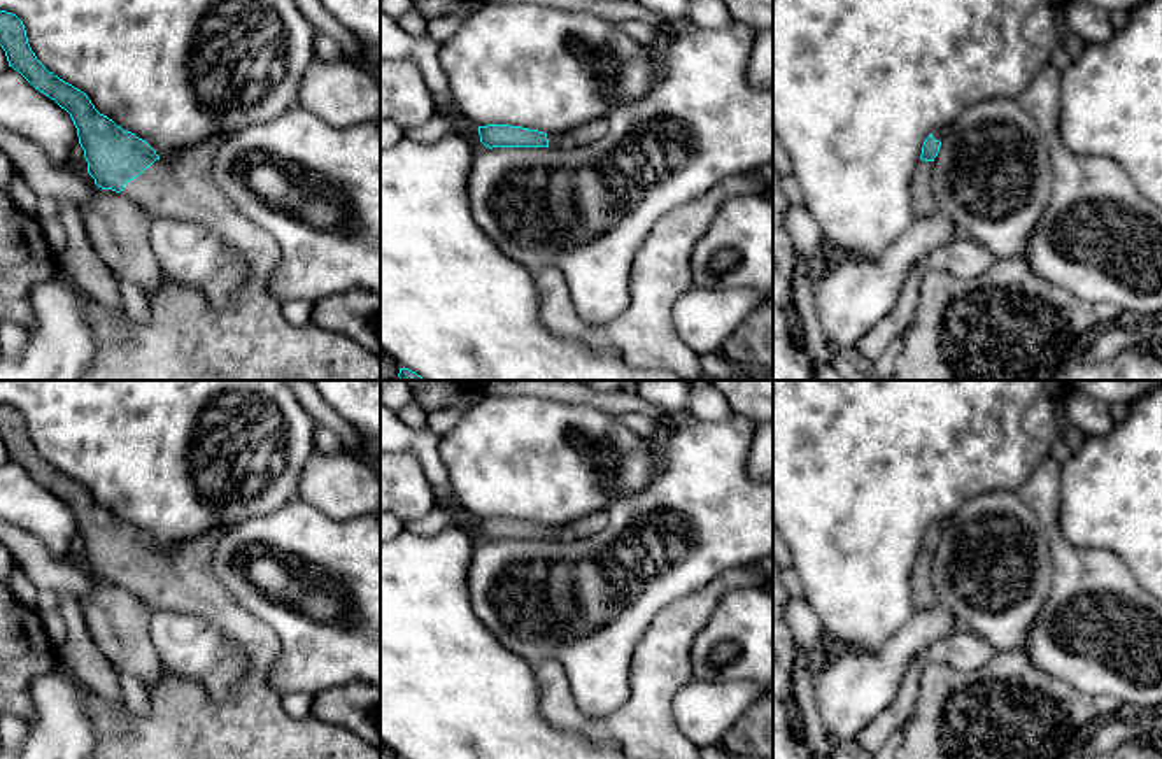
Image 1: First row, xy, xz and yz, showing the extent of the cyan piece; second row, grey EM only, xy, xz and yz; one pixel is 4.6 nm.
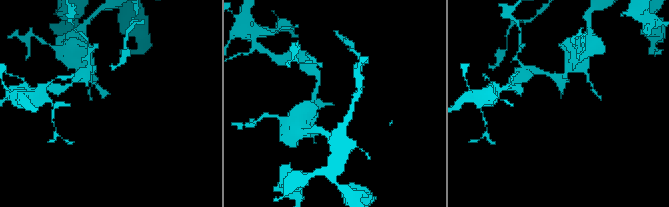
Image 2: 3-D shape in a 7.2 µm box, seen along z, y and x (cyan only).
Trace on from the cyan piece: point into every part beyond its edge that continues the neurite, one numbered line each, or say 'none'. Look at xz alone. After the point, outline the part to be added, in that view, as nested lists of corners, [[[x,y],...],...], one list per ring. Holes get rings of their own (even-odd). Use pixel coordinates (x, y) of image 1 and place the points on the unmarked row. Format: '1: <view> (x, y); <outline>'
1: xz (582, 528); [[[603,510],[580,517],[564,526],[547,526],[547,533],[549,533],[549,540],[556,540],[556,542],[585,540],[605,529],[608,522],[610,522],[610,512]]]

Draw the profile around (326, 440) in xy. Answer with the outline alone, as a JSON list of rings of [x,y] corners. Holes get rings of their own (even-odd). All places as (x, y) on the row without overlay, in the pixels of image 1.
[[[315,422],[314,436],[315,436],[315,449],[321,452],[335,454],[344,450],[340,438],[331,429],[328,429],[319,422]]]

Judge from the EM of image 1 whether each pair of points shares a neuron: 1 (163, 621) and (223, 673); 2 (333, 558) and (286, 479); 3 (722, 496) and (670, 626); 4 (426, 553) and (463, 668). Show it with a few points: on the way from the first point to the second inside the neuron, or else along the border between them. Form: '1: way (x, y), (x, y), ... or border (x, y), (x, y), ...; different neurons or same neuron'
1: way (177, 635), (209, 659); same neuron
2: border (297, 496), (260, 516); different neurons
3: border (719, 575), (700, 589), (668, 602), (651, 621); different neurons
4: way (426, 581), (426, 631), (435, 640); same neuron

